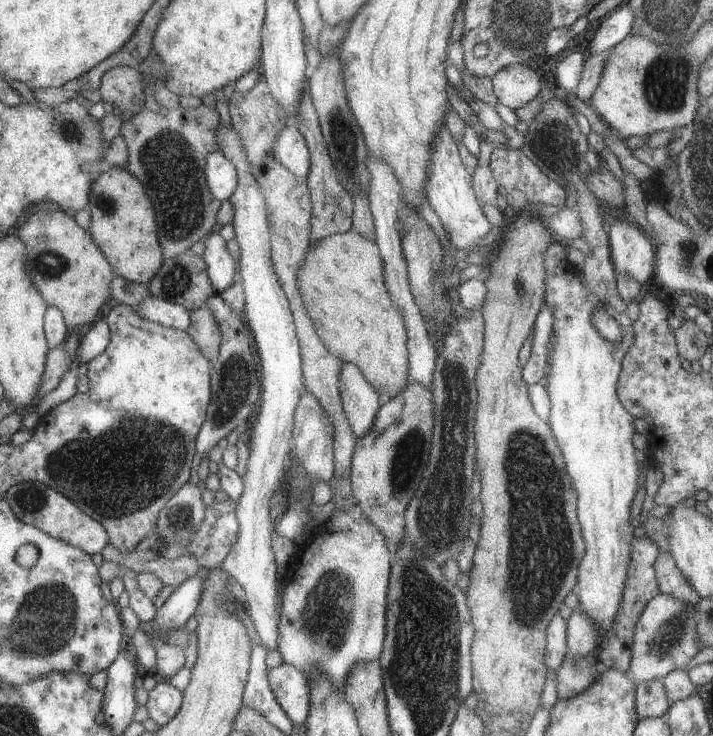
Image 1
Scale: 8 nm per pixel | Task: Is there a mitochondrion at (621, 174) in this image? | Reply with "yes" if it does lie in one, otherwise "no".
no

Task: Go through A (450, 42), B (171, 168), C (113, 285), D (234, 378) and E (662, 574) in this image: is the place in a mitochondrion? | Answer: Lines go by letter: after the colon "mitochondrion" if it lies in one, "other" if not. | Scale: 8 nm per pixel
A: other
B: mitochondrion
C: other
D: mitochondrion
E: other

